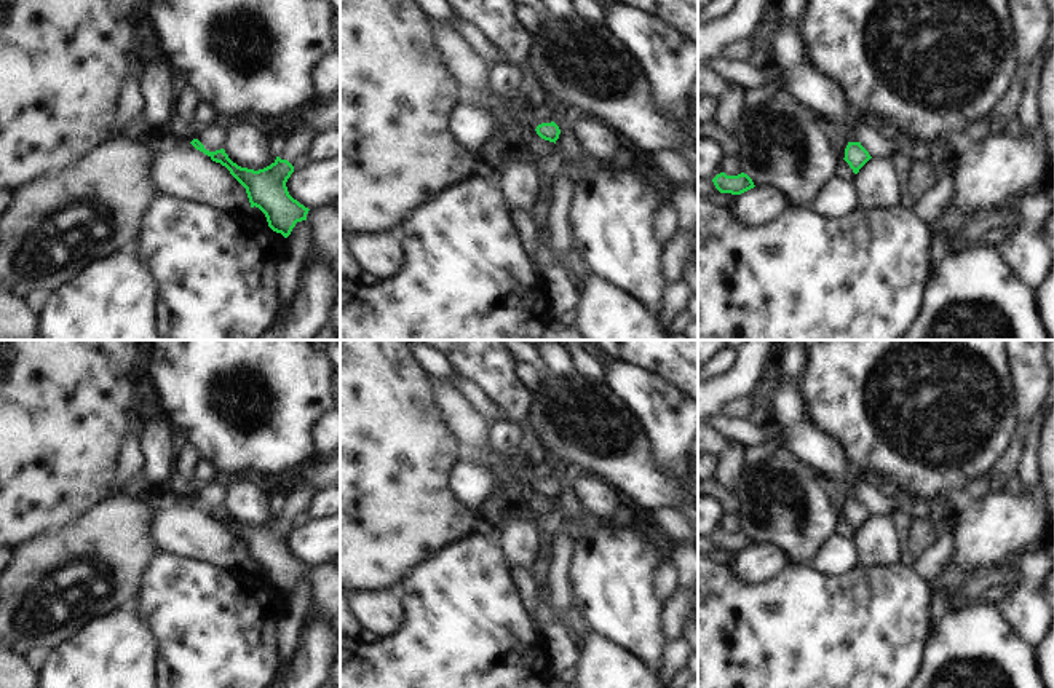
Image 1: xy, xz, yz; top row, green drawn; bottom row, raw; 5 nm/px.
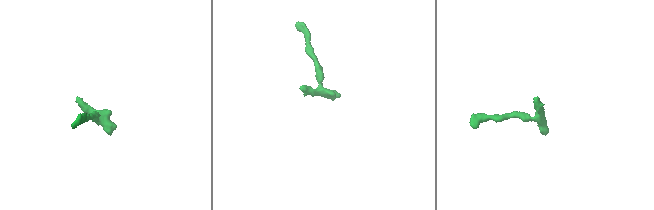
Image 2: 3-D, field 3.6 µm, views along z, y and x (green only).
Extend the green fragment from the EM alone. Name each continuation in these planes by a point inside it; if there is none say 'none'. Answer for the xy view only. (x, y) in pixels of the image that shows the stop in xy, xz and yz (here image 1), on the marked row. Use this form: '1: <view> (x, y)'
1: xy (297, 144)

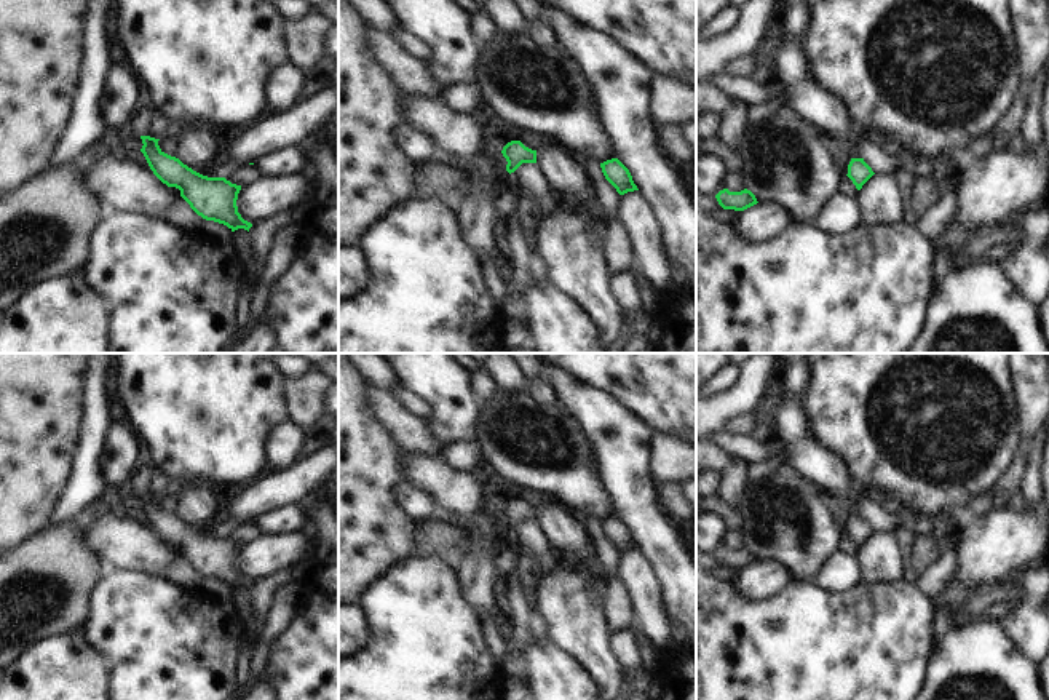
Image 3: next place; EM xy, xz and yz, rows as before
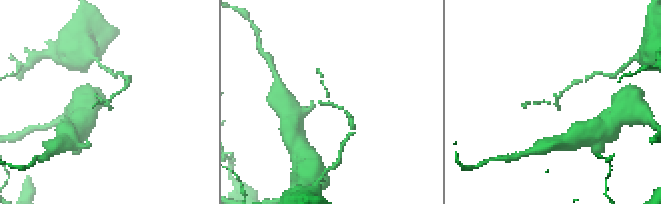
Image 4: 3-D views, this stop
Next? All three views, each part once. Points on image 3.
none

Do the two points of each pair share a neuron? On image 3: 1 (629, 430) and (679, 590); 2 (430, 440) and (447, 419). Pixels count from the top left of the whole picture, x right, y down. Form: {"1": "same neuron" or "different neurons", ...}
{"1": "same neuron", "2": "different neurons"}

